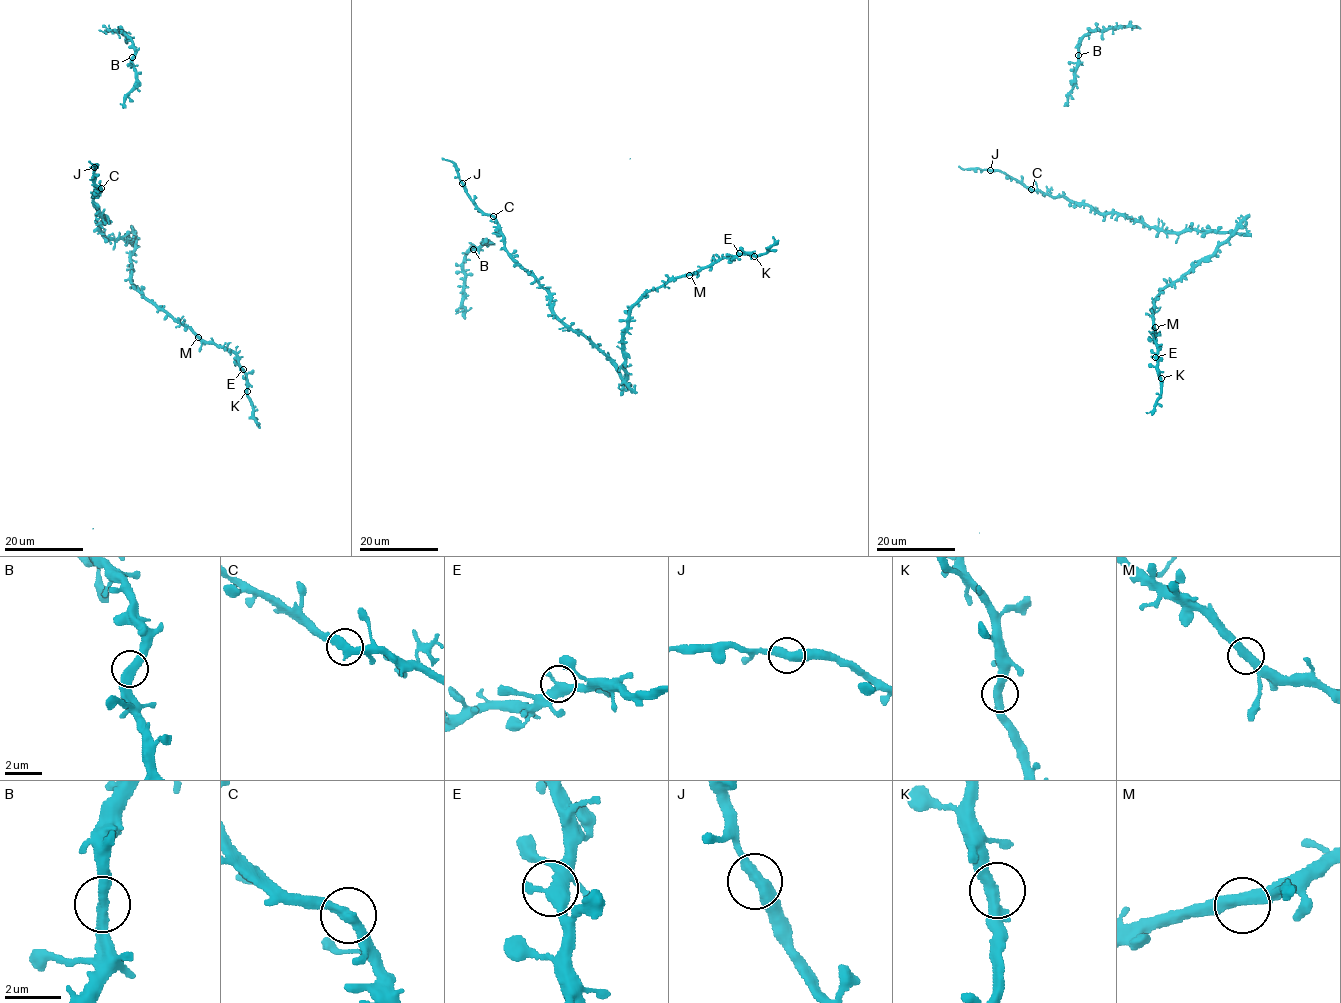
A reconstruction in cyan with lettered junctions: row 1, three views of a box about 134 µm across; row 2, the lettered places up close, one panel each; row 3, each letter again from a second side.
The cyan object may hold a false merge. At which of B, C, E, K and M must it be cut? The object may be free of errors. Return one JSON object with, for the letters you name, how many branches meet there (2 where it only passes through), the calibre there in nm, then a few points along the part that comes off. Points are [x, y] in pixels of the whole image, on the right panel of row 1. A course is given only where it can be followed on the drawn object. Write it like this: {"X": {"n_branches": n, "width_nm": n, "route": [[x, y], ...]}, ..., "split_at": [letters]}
{"split_at": []}

